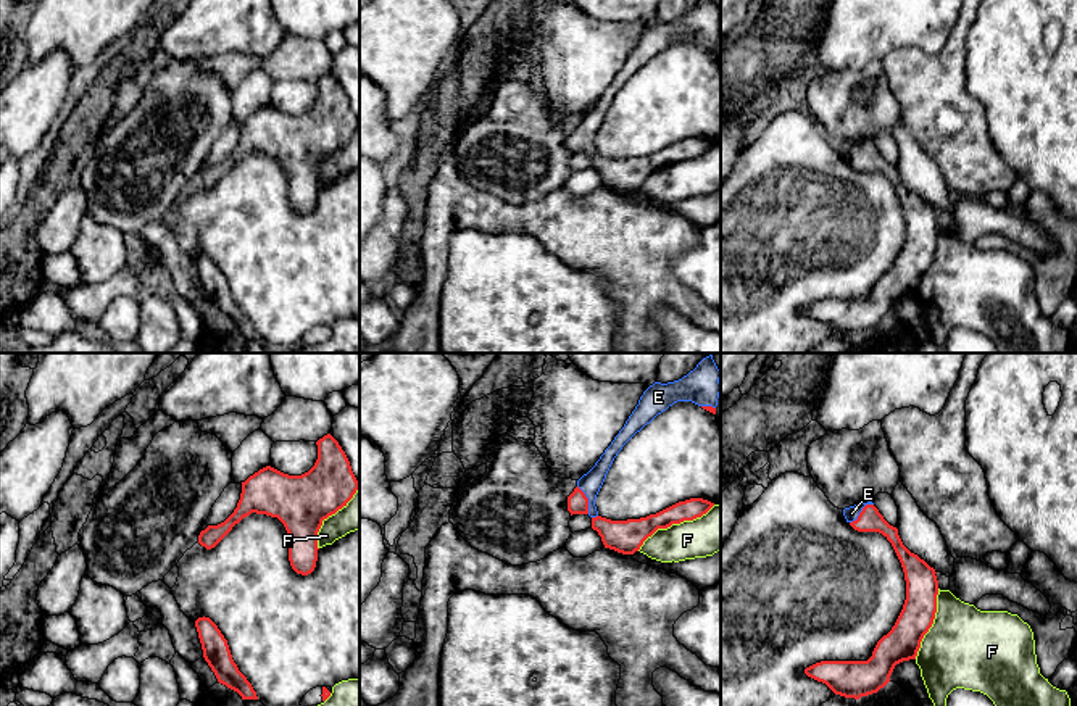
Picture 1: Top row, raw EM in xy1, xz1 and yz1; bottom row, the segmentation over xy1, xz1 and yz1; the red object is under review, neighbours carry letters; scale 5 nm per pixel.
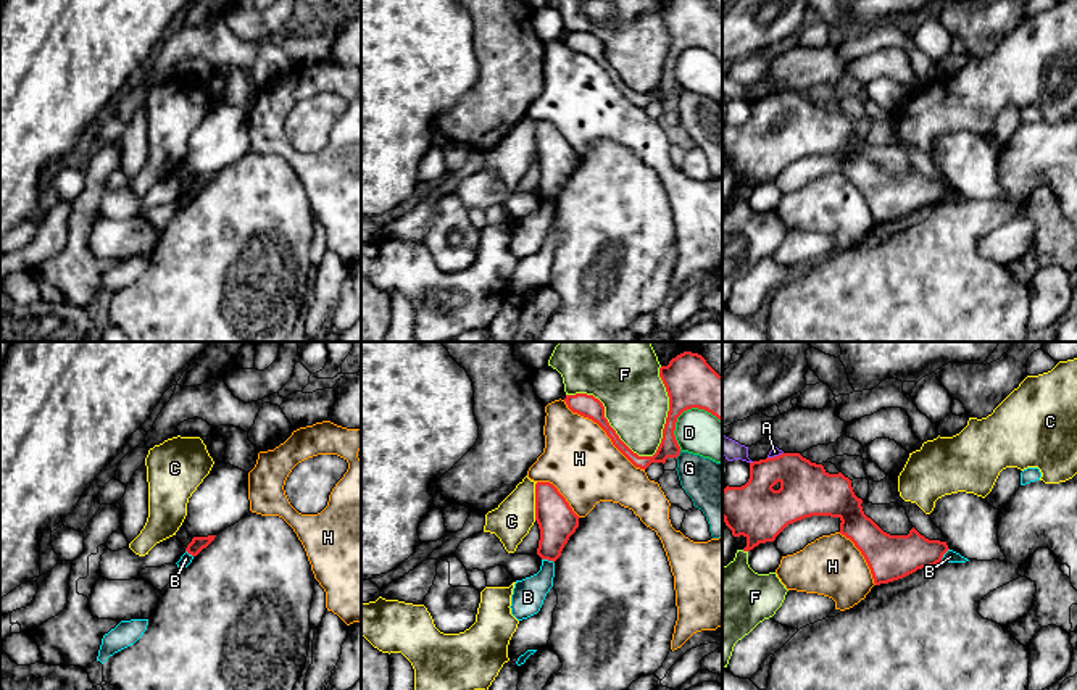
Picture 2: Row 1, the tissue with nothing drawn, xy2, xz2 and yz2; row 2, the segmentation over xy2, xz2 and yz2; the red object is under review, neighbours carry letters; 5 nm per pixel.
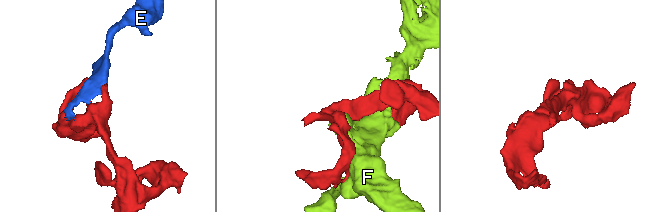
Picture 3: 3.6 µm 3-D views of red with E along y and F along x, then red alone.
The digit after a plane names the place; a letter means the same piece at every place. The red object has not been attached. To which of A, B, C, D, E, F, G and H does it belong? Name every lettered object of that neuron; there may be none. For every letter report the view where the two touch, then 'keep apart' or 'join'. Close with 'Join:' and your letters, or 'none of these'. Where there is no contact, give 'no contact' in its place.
A: meets red in yz2; keep apart
B: meets red in xz2; keep apart
C: meets red in xz2; keep apart
D: meets red in xz2; keep apart
E: meets red in yz1; join
F: meets red in xz2; keep apart
G: meets red in xz2; keep apart
H: meets red in xz2; keep apart
Join: E

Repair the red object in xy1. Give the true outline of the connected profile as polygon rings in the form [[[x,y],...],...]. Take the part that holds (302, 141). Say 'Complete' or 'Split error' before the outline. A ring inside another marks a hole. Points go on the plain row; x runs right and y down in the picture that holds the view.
Complete. [[[331,74],[316,81],[318,98],[301,114],[266,105],[242,121],[234,152],[198,174],[206,189],[214,187],[235,163],[252,152],[277,156],[289,172],[289,200],[297,213],[308,214],[318,200],[318,171],[322,160],[347,145],[360,127],[350,100]]]

